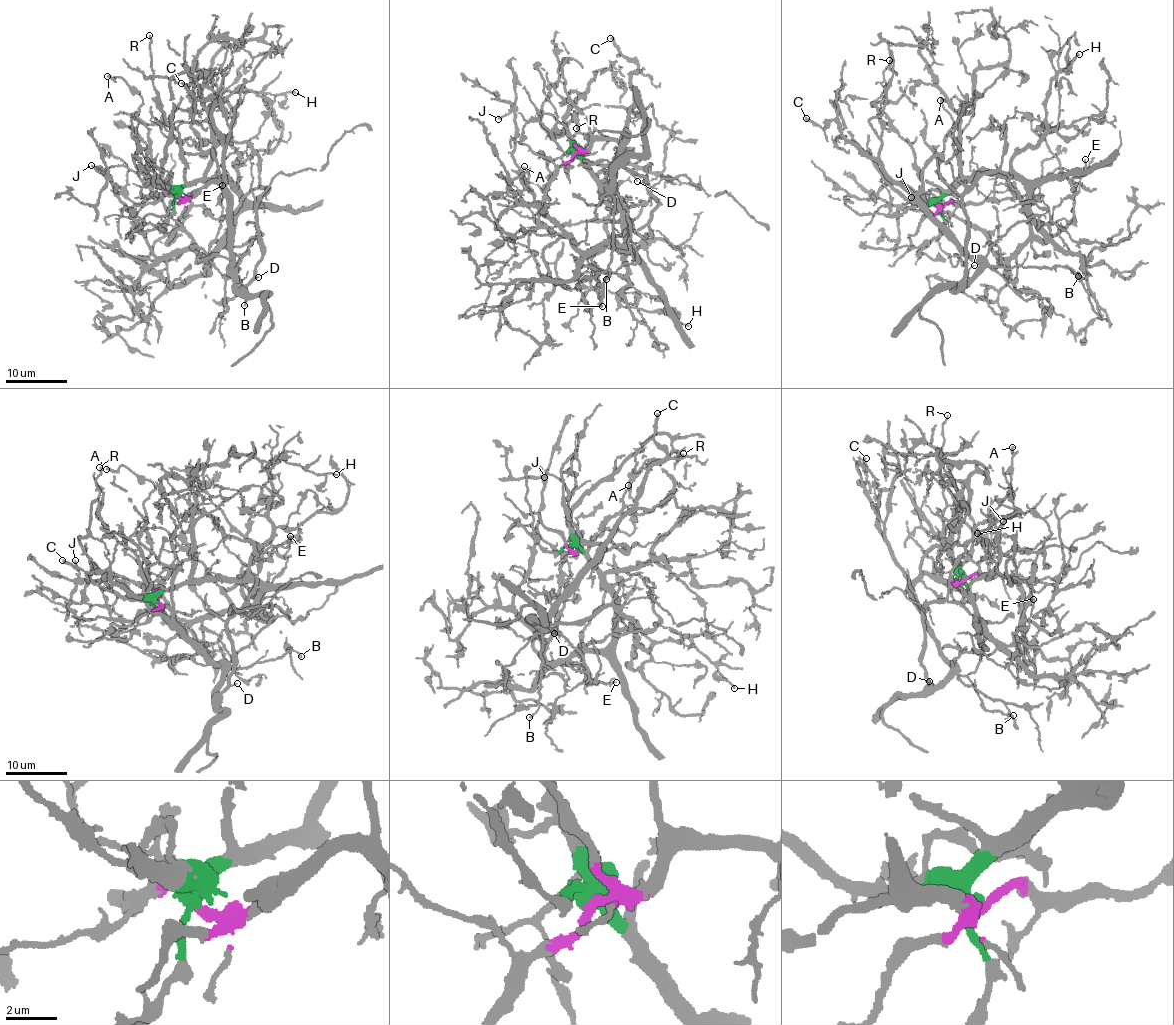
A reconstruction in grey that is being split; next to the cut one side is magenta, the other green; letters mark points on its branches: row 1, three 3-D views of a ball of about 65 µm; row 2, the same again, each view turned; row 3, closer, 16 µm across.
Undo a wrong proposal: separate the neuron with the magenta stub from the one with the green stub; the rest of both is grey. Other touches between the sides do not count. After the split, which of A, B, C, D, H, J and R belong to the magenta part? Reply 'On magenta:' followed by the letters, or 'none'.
On magenta: B, C, D

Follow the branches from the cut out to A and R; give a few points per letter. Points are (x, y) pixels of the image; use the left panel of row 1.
A: (176, 196), (170, 177), (162, 182), (149, 178), (150, 140), (137, 115), (142, 99), (119, 77), (107, 76)
R: (176, 196), (177, 188), (184, 182), (185, 160), (178, 133), (165, 119), (153, 83), (149, 35)

